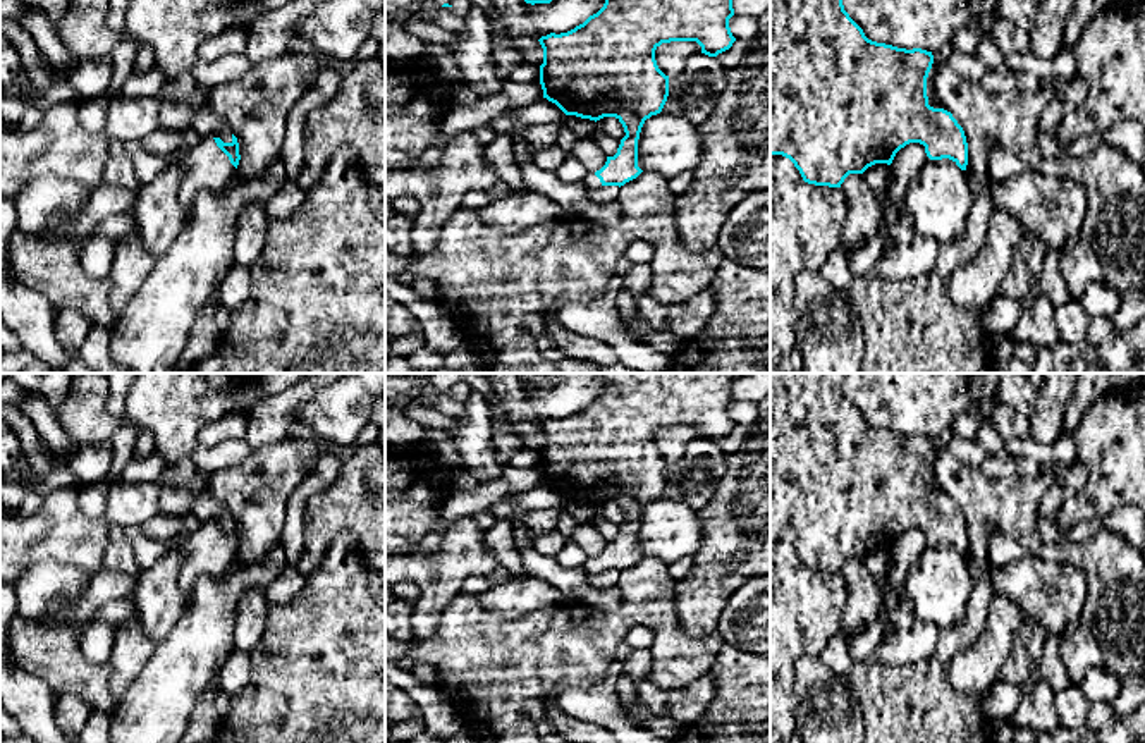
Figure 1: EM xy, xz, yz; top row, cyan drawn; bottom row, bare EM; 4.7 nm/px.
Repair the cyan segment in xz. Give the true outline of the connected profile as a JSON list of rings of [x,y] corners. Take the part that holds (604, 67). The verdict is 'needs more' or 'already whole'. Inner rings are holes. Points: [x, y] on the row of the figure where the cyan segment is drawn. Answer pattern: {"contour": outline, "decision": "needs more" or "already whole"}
{"contour": [[[605,0],[603,7],[567,33],[550,33],[538,41],[543,48],[540,84],[543,98],[555,103],[566,115],[600,120],[615,117],[626,136],[617,153],[605,165],[583,179],[586,193],[602,186],[624,186],[643,170],[638,167],[638,139],[646,119],[662,112],[669,96],[669,76],[655,60],[662,43],[696,41],[701,53],[717,57],[729,50],[736,38],[729,19],[732,0]]], "decision": "needs more"}

